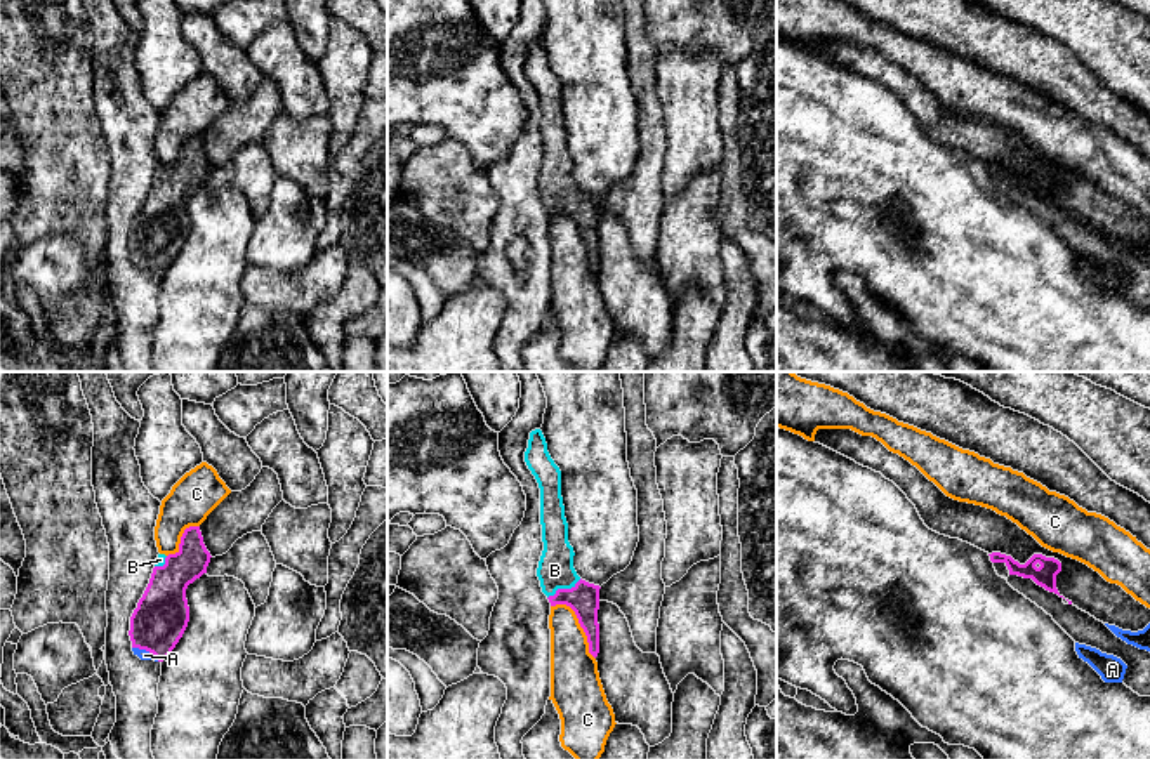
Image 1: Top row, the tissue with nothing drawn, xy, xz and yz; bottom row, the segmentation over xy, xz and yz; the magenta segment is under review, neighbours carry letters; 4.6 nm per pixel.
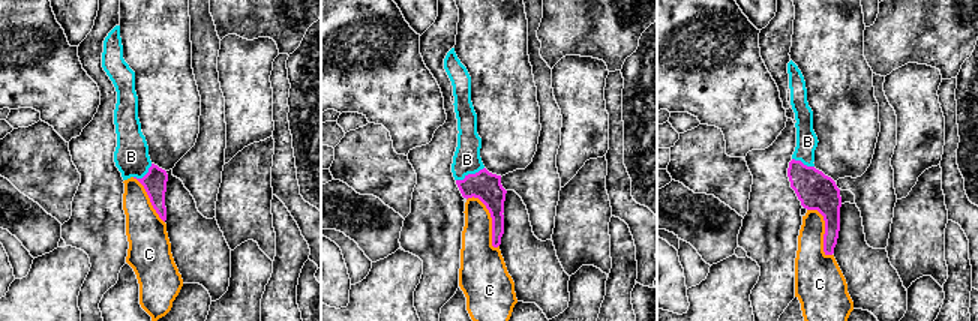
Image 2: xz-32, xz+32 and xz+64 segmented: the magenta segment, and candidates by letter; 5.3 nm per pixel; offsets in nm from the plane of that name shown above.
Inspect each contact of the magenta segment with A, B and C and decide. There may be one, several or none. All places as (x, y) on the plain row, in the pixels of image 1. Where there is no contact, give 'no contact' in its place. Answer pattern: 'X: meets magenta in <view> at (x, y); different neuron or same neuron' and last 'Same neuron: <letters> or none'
A: meets magenta in xy at (146, 261); same neuron
B: meets magenta in xz at (563, 200); same neuron
C: meets magenta in xz at (579, 233); different neuron
Same neuron: A, B

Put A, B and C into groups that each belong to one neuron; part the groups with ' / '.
A B / C

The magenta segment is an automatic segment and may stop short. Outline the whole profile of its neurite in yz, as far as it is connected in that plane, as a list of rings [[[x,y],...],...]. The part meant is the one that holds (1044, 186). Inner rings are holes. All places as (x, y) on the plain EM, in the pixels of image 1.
[[[992,163],[988,165],[992,174],[1004,174],[1009,186],[1032,189],[1037,196],[1060,207],[1056,200],[1056,186],[1061,182],[1061,174],[1054,168],[1034,165],[1025,175],[1020,175],[1011,167]]]

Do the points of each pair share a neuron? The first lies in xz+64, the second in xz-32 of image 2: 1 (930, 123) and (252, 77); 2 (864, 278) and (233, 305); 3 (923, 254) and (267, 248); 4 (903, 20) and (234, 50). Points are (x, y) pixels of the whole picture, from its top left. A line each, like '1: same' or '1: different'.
1: same
2: different
3: same
4: different

